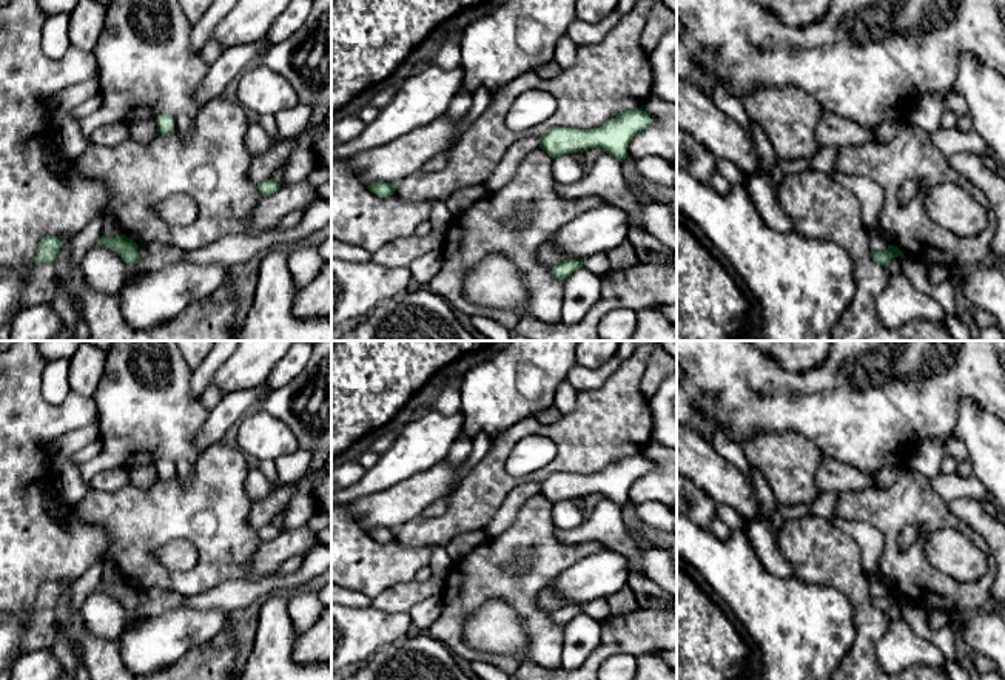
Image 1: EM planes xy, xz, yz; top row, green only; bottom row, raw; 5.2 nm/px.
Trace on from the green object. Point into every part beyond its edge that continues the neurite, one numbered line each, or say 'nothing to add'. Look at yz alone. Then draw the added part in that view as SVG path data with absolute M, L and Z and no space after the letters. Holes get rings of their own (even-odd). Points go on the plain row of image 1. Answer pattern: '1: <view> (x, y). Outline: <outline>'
nothing to add

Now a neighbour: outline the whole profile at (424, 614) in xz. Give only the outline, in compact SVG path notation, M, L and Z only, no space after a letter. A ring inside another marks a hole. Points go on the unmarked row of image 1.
M430 597L418 604L415 604L408 615L412 618L413 626L427 631L441 615L442 611L442 598Z

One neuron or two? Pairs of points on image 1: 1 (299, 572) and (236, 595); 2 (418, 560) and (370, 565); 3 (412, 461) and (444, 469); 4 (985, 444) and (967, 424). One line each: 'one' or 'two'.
1: one
2: one
3: two
4: one

